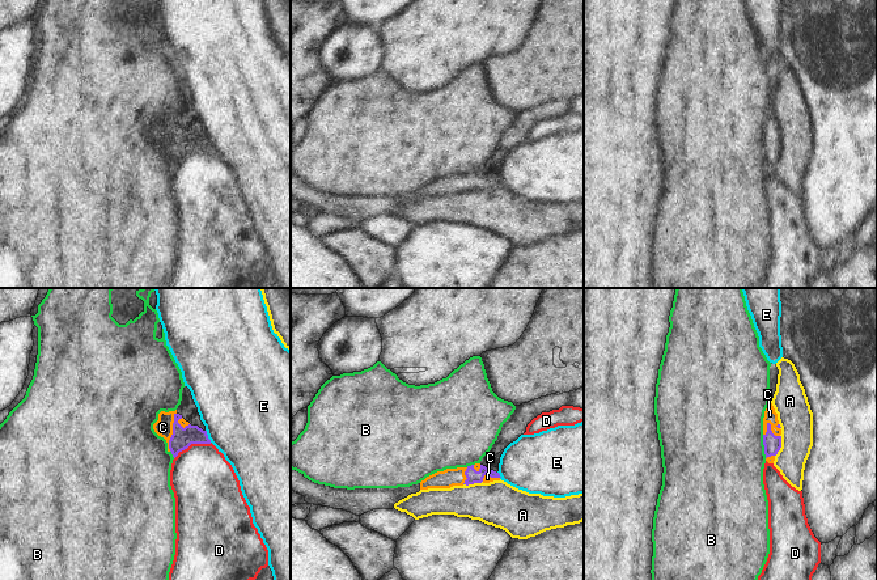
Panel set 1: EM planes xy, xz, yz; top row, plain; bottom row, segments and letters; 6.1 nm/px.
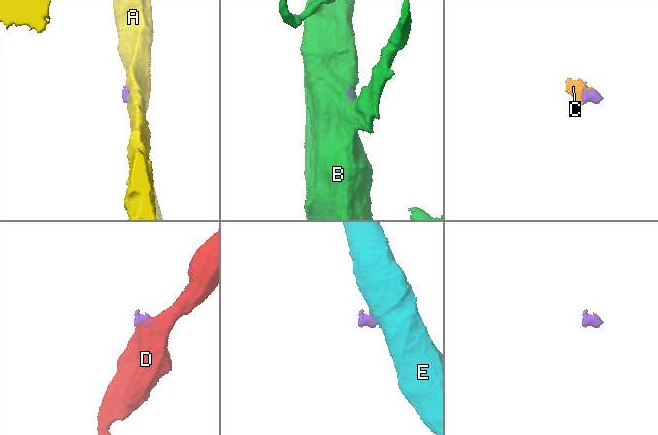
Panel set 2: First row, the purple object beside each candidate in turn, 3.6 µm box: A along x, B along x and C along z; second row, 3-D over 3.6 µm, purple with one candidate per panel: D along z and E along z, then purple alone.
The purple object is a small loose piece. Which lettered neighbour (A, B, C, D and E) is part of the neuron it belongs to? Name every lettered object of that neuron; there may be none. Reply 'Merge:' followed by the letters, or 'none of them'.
Merge: C

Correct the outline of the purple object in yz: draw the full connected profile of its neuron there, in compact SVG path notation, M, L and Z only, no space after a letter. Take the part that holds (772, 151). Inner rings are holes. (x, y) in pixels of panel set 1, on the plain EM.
M770 107L763 124L763 152L766 168L774 170L775 162L781 154L781 136L778 120Z

